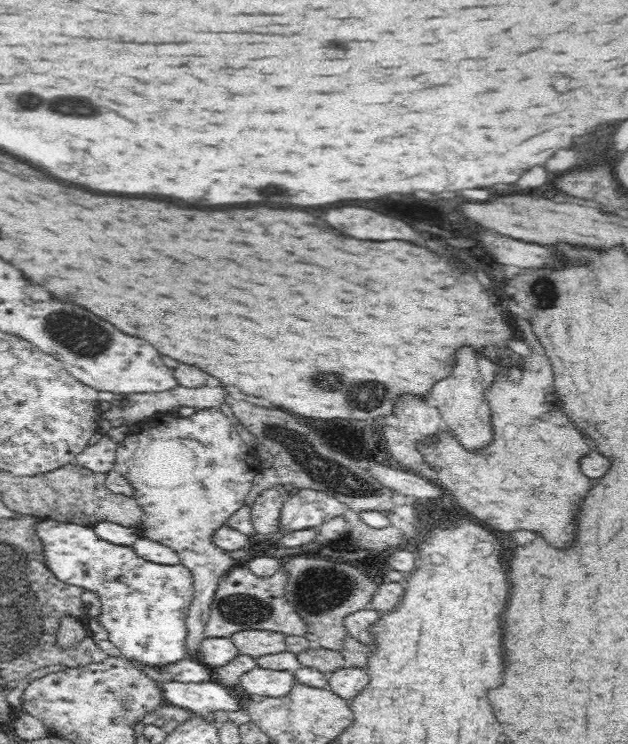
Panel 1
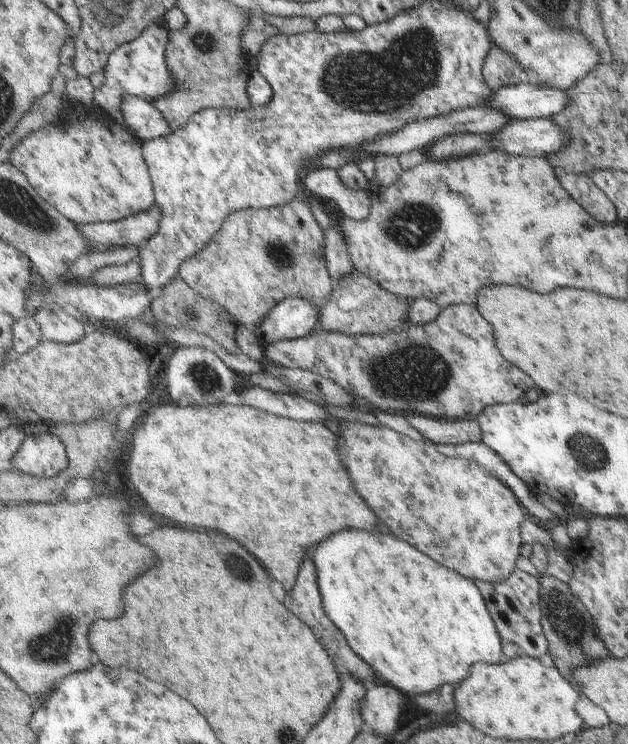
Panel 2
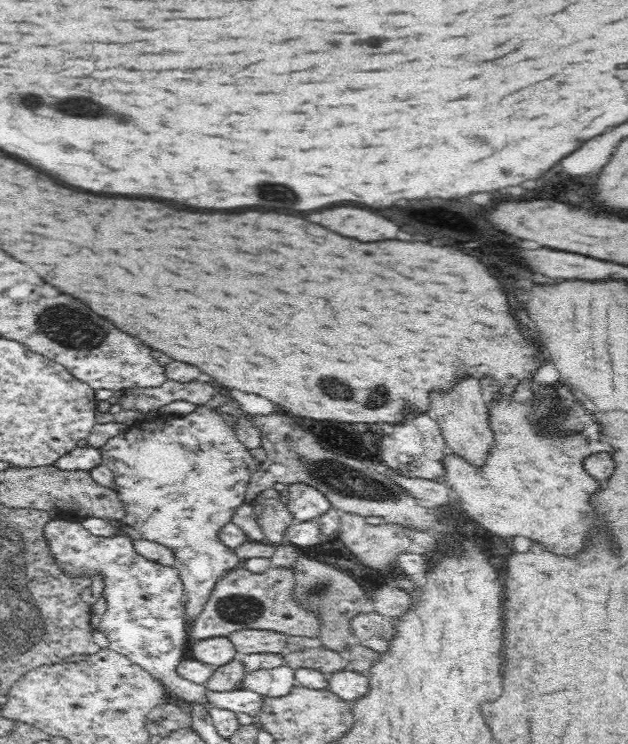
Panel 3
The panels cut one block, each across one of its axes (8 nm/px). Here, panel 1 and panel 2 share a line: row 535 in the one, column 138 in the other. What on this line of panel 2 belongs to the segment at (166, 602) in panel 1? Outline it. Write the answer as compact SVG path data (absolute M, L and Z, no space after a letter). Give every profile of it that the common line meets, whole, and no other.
M164 24L153 25L143 33L141 38L127 42L115 50L104 72L107 80L101 88L96 88L93 108L103 110L107 117L121 127L125 127L126 115L123 114L123 100L127 98L127 94L143 98L149 104L169 98L171 95L167 94L175 90L173 76L165 62L165 50L167 50L169 36L170 32Z

